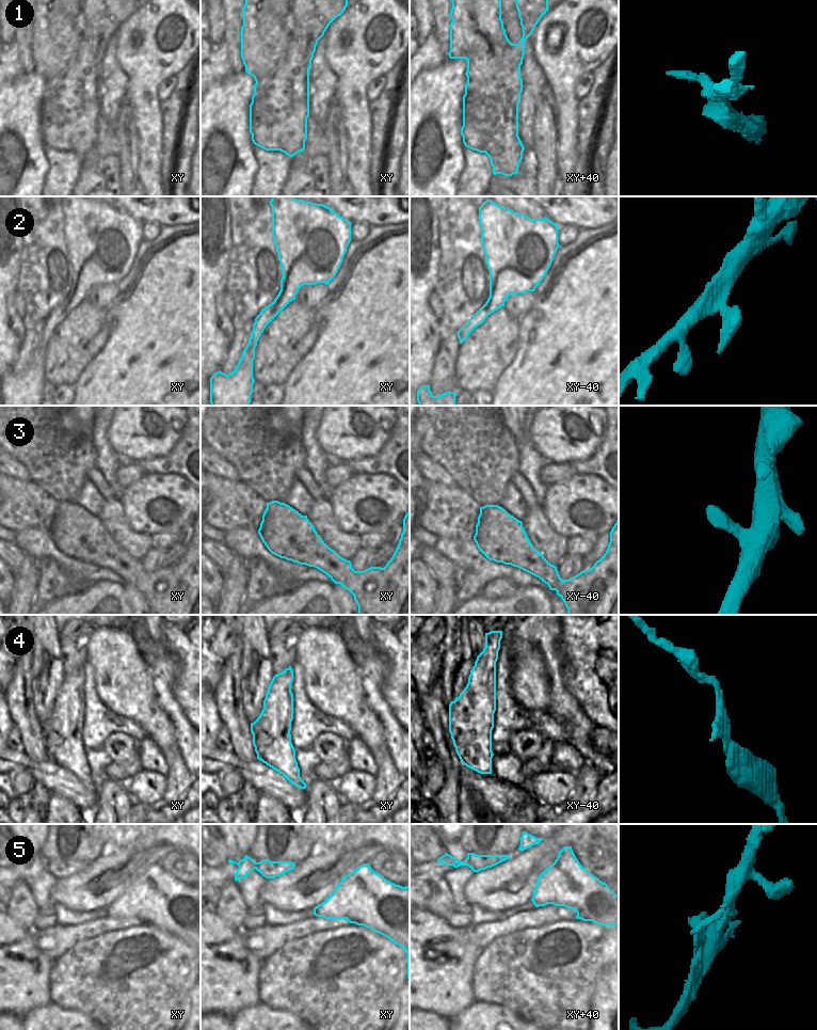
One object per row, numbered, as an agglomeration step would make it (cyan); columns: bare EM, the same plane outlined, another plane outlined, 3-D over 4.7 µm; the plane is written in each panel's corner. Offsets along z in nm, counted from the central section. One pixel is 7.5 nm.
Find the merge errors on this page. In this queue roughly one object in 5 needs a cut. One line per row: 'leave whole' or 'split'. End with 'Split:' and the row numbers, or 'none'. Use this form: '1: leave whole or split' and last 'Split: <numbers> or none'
1: split
2: leave whole
3: leave whole
4: leave whole
5: leave whole
Split: 1

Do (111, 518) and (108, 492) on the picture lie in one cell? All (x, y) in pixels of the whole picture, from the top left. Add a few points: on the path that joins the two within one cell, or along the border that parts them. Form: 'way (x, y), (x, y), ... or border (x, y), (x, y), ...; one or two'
border (114, 497), (105, 501); two

